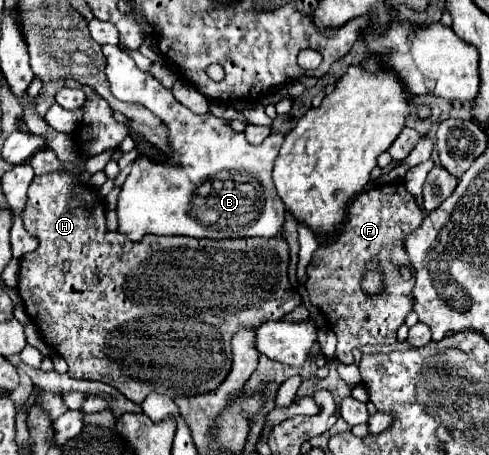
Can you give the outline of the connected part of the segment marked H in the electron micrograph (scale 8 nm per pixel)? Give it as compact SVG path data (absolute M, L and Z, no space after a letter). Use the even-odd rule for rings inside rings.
M58 172L42 174L32 180L22 218L24 218L24 228L32 236L38 238L38 248L30 254L24 254L20 260L18 294L24 302L26 314L38 326L44 342L68 362L70 378L98 380L98 382L110 384L136 404L140 404L150 392L158 392L158 394L166 394L174 398L174 396L196 396L196 394L214 390L230 372L230 366L232 366L230 340L240 328L256 328L258 324L268 322L268 320L282 320L286 314L290 314L290 310L302 304L302 298L292 290L288 282L288 244L284 238L198 240L198 238L186 238L186 236L146 236L146 240L138 244L130 244L130 240L122 240L118 232L106 232L106 208L104 208L104 202L96 196L96 190L82 186L78 176L58 174ZM128 248L130 248L130 254L120 258L120 252Z

